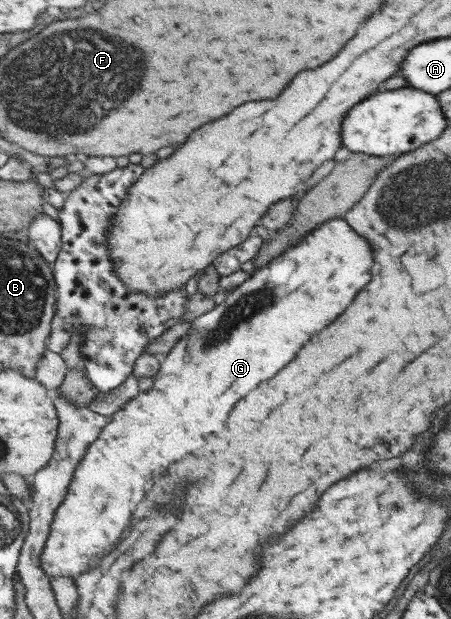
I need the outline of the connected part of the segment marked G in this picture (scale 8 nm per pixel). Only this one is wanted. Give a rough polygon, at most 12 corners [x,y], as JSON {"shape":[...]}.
{"shape":[[327,221],[249,274],[89,446],[47,577],[119,542],[221,432],[373,280]]}

